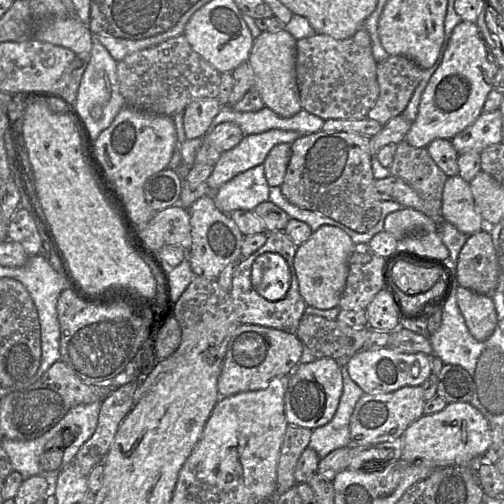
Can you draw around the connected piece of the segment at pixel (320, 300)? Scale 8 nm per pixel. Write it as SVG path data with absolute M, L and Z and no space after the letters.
M322 225L305 243L297 247L294 266L299 291L306 305L321 310L339 306L348 276L348 260L354 247L354 242L346 232L331 225Z

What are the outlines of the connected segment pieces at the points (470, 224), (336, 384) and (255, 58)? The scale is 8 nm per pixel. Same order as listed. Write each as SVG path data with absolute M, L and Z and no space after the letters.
M459 175L448 177L446 180L442 217L466 235L472 235L488 226L474 202L470 184Z
M317 358L314 362L301 364L289 375L285 392L285 416L288 424L314 430L329 423L334 417L343 392L341 366L333 358Z
M285 29L277 33L262 31L254 40L248 58L254 73L254 87L265 106L282 118L290 118L302 110L296 81L296 46L297 39Z

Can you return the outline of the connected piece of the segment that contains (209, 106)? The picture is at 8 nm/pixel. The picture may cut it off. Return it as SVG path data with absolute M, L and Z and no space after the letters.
M203 98L191 102L184 109L184 131L187 139L204 137L222 104L217 98Z

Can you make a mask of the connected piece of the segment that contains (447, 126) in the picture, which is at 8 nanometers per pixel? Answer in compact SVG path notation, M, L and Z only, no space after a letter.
M464 20L459 22L452 31L440 66L422 94L417 117L404 141L416 148L427 148L435 139L451 141L482 113L499 69L500 67L492 60L476 23Z

